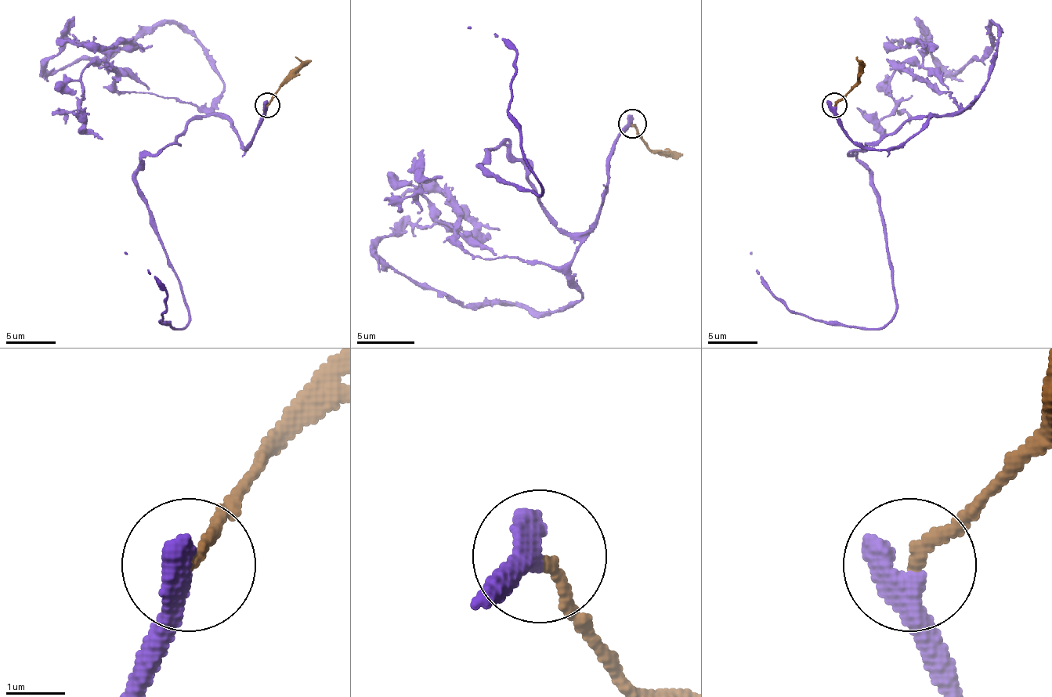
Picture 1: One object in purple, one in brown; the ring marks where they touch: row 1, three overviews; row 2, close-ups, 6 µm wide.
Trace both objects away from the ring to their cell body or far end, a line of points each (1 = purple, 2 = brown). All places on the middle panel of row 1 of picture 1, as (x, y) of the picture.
1: (631, 121), (602, 208), (562, 231), (504, 145), (481, 164), (542, 193), (513, 49), (467, 26)
2: (631, 124), (652, 150), (683, 153)

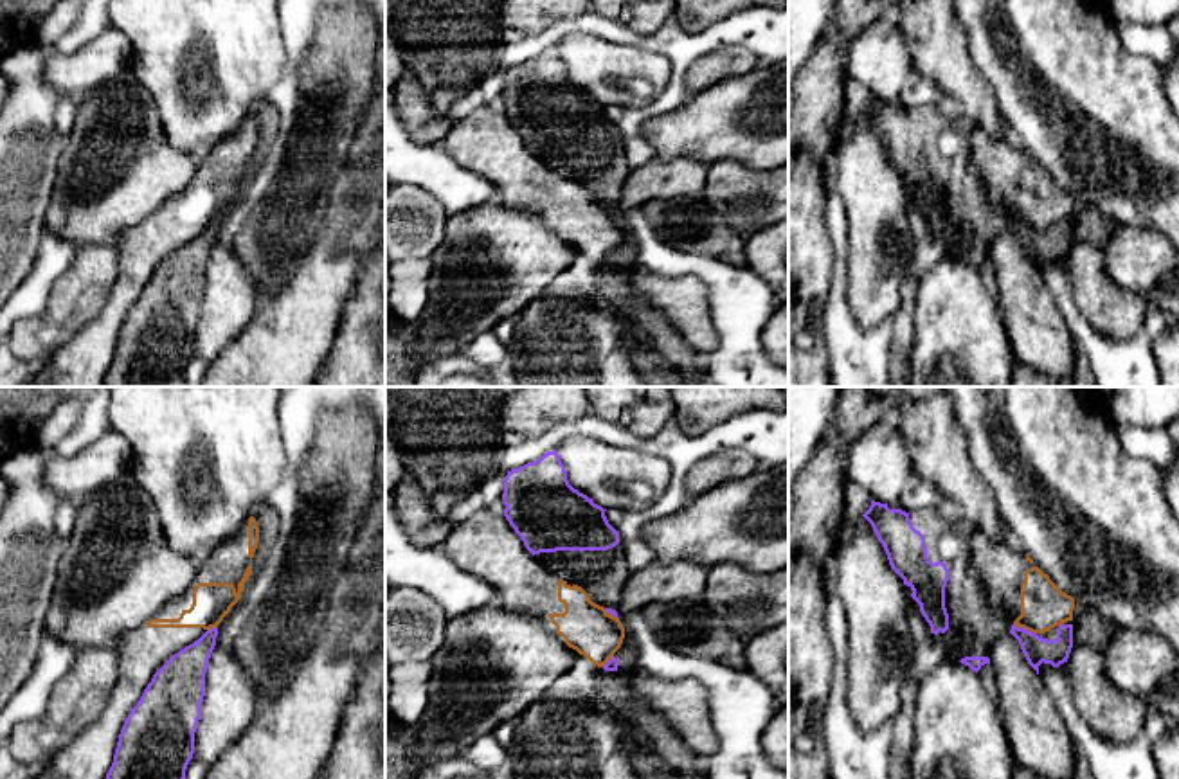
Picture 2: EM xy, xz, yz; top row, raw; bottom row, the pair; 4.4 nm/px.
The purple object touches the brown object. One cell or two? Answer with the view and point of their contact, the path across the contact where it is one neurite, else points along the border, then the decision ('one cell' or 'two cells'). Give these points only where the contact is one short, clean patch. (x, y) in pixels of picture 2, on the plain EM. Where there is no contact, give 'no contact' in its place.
yz (1023, 225) | along yz (1014, 220), (1035, 231) | two cells

